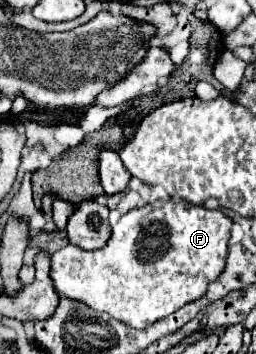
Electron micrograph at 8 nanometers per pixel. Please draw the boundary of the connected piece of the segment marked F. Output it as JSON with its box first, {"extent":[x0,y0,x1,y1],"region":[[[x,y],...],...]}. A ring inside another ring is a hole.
{"extent":[51,200,233,328],"region":[[[185,200],[145,204],[143,208],[135,208],[119,218],[103,248],[89,252],[69,244],[55,252],[51,258],[51,278],[57,294],[79,300],[93,310],[107,312],[131,328],[147,328],[149,324],[177,312],[181,306],[201,298],[207,284],[223,272],[231,226],[233,220],[221,210],[207,210],[205,206],[187,204]],[[139,222],[145,222],[145,236],[133,236],[135,230],[139,230]]]}

